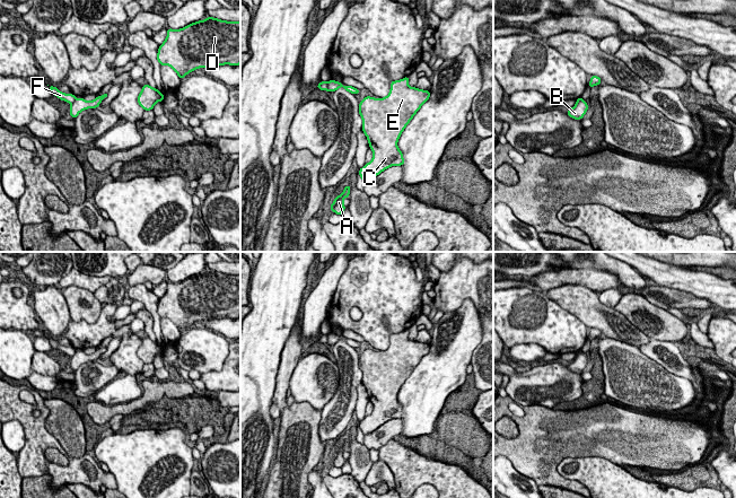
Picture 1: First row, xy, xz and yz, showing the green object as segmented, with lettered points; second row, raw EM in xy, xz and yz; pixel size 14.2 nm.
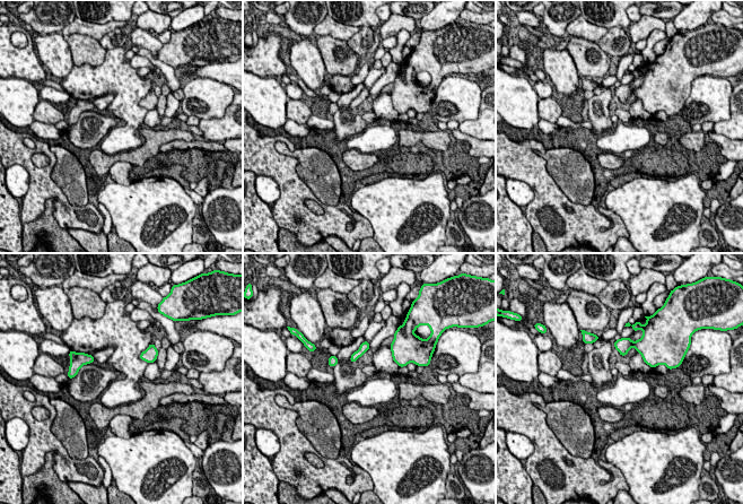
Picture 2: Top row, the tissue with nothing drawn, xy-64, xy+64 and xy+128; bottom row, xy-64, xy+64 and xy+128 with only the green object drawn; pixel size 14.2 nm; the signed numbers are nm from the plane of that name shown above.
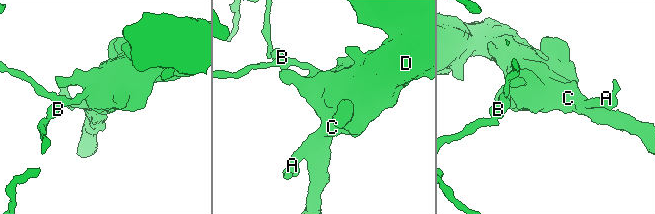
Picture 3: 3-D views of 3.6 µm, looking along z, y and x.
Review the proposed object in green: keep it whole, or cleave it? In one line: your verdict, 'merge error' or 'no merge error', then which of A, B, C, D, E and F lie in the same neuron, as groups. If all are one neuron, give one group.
merge error; A B C D E / F

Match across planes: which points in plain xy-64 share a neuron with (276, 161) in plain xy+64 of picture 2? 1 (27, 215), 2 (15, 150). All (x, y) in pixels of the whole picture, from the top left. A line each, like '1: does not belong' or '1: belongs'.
1: belongs
2: belongs

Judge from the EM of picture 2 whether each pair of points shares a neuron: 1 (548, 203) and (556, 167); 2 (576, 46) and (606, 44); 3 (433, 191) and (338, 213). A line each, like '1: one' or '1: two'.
1: two
2: two
3: two

